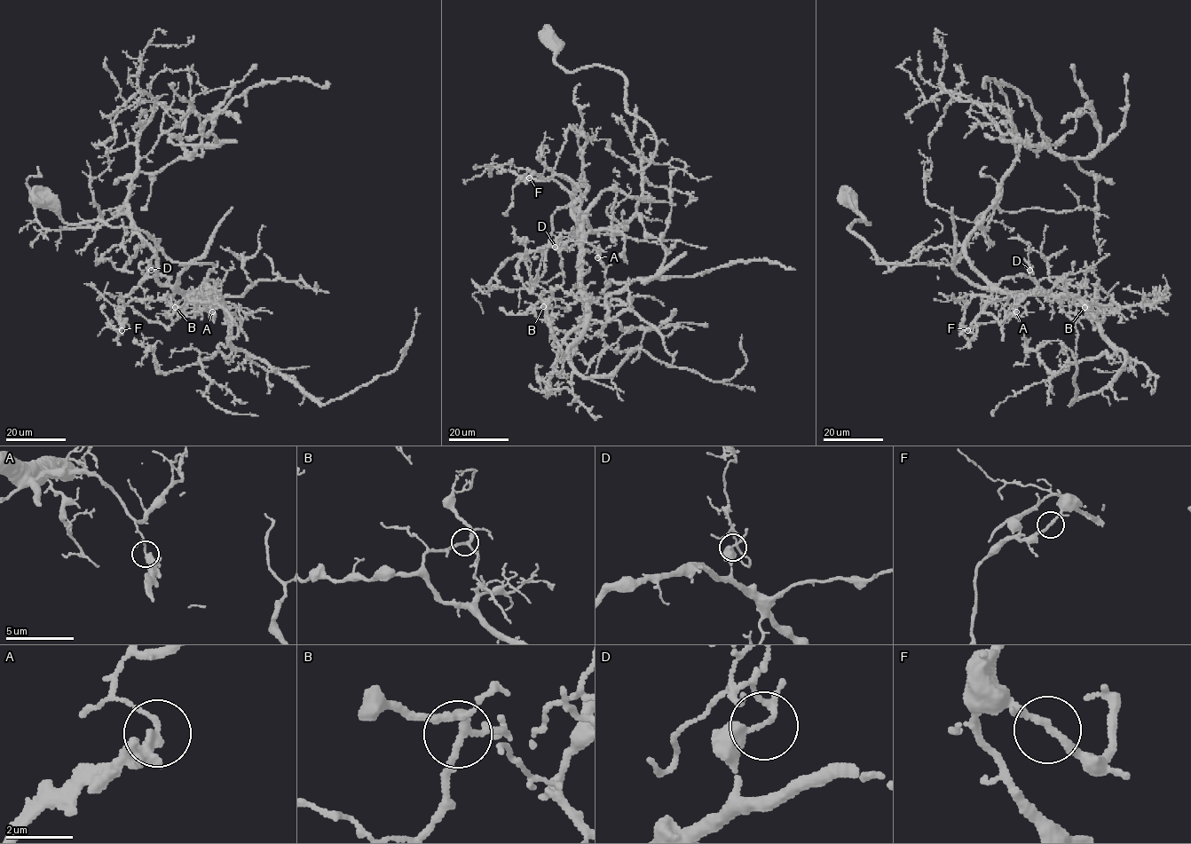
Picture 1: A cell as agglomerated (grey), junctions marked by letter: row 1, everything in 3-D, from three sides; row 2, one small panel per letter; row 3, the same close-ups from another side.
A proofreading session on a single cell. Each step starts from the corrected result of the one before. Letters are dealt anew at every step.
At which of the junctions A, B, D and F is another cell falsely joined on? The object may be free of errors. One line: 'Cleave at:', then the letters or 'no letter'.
Cleave at: D

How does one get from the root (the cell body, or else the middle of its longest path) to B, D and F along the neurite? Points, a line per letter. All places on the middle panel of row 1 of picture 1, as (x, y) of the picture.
B: (548, 39), (568, 71), (619, 70), (625, 106), (656, 152), (587, 211), (586, 321), (563, 332), (543, 306)
D: (548, 39), (568, 71), (619, 70), (625, 106), (656, 143), (646, 166), (619, 173), (555, 247)
F: (548, 39), (568, 71), (619, 70), (656, 152), (580, 220), (571, 180), (529, 177)

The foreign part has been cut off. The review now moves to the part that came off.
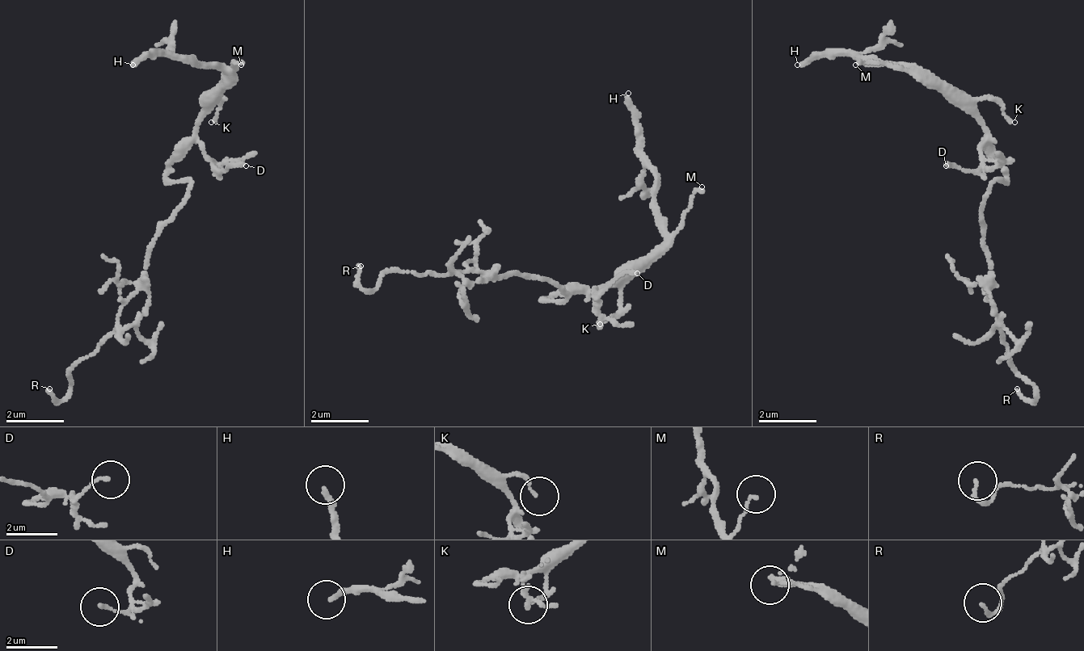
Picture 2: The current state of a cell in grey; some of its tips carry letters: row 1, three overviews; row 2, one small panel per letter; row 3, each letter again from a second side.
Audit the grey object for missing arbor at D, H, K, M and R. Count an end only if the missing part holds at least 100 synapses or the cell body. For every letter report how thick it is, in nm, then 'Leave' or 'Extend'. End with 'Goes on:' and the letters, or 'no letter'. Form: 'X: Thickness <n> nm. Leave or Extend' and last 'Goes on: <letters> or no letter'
D: Thickness 120 nm. Leave
H: Thickness 200 nm. Extend
K: Thickness 120 nm. Leave
M: Thickness 120 nm. Leave
R: Thickness 130 nm. Leave
Goes on: H

